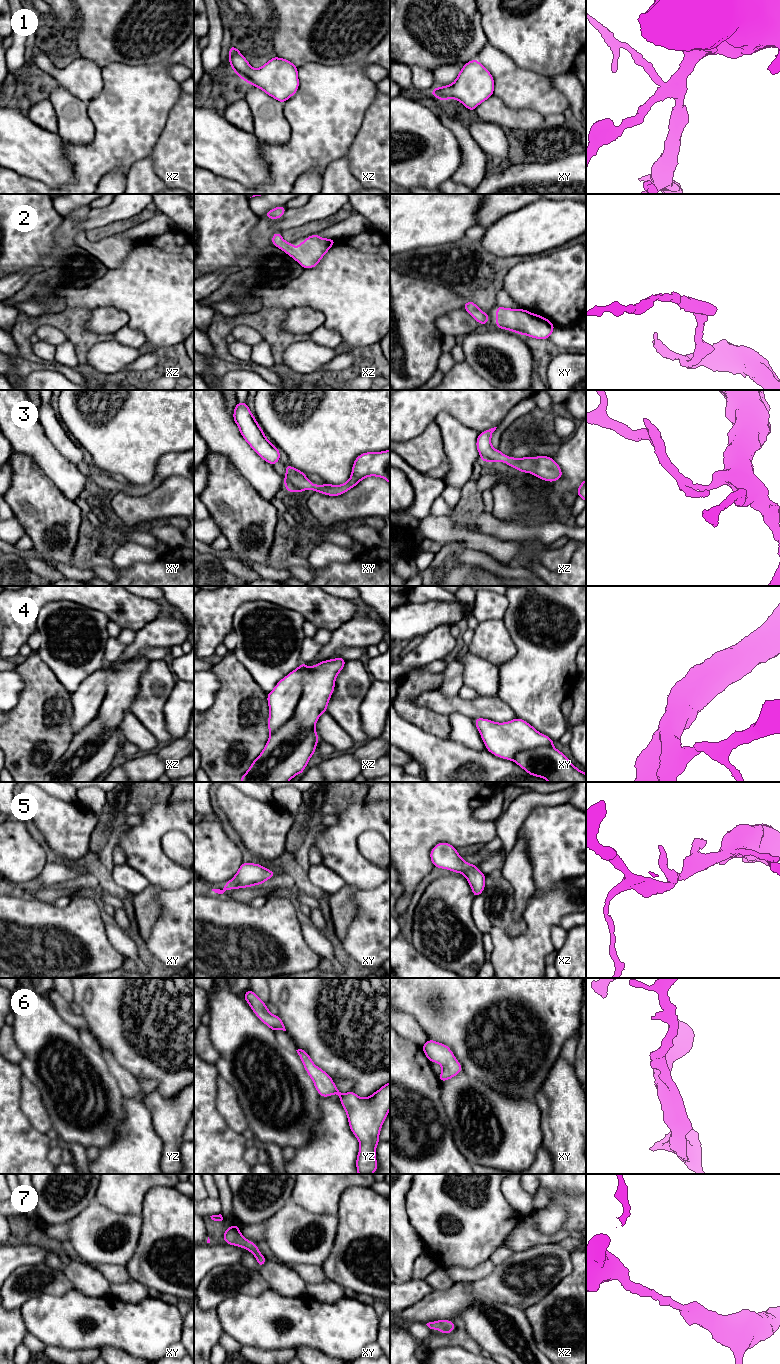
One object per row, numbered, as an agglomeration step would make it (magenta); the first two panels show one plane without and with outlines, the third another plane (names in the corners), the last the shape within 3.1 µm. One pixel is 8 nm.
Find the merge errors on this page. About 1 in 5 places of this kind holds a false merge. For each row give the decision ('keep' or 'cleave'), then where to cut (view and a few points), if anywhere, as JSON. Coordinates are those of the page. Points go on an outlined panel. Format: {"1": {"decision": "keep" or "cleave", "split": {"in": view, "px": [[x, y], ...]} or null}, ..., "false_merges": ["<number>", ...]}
{"1": {"decision": "keep", "split": null}, "2": {"decision": "keep", "split": null}, "3": {"decision": "keep", "split": null}, "4": {"decision": "keep", "split": null}, "5": {"decision": "keep", "split": null}, "6": {"decision": "keep", "split": null}, "7": {"decision": "keep", "split": null}, "false_merges": []}

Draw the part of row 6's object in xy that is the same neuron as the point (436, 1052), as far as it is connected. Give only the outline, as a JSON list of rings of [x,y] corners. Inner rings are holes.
[[[428,1039],[422,1046],[422,1050],[430,1062],[441,1065],[443,1070],[438,1076],[440,1082],[449,1080],[461,1073],[461,1064],[447,1045]]]

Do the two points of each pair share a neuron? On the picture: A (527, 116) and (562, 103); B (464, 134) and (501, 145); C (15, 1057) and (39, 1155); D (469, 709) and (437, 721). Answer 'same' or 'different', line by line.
A: different
B: different
C: different
D: different

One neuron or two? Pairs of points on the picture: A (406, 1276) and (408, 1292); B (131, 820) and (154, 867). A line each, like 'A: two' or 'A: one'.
A: two
B: two

